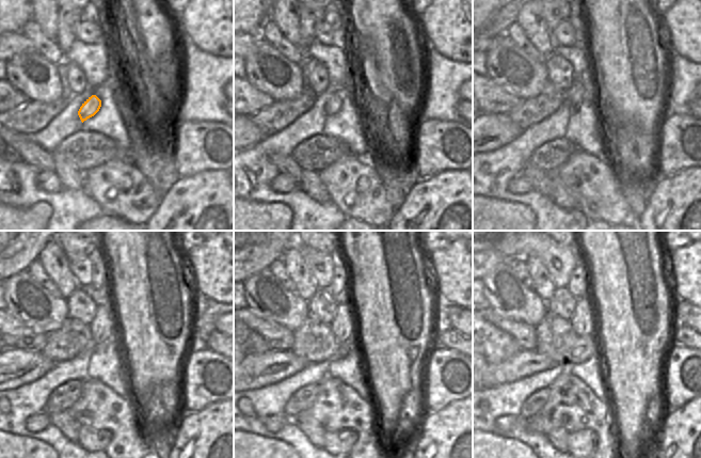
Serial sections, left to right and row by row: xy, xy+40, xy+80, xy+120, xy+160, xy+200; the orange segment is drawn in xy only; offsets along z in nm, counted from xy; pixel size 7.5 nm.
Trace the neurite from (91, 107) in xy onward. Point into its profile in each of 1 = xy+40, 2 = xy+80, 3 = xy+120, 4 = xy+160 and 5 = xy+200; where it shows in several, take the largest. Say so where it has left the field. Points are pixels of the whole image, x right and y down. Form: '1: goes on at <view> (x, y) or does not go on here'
1: goes on at xy+40 (333, 105)
2: goes on at xy+80 (579, 89)
3: goes on at xy+120 (104, 327)
4: goes on at xy+160 (343, 326)
5: goes on at xy+200 (583, 320)

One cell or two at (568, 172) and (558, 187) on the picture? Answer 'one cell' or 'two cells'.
two cells

